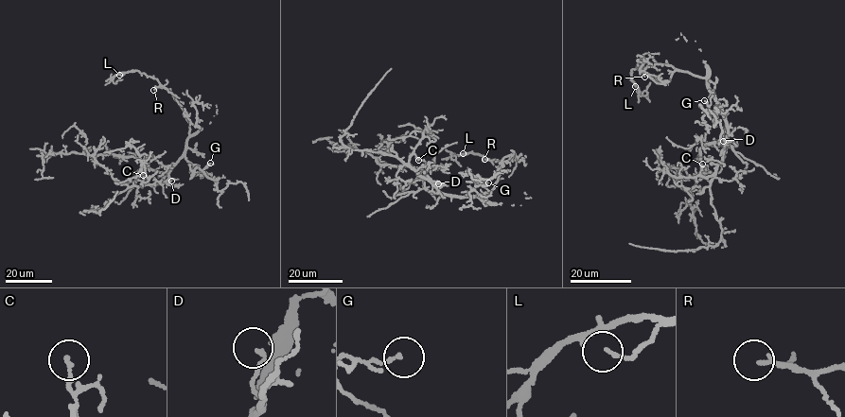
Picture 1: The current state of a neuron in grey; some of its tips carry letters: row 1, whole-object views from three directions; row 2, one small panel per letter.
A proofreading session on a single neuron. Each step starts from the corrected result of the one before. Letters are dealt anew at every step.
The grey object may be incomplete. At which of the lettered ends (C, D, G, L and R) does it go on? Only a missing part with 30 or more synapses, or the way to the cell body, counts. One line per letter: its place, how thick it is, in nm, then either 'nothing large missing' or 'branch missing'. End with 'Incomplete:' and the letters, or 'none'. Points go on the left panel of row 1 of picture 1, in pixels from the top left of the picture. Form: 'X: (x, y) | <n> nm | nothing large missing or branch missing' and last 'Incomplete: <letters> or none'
C: (143, 175) | 140 nm | nothing large missing
D: (171, 181) | 150 nm | nothing large missing
G: (210, 163) | 120 nm | nothing large missing
L: (119, 75) | 110 nm | nothing large missing
R: (153, 90) | 120 nm | branch missing
Incomplete: R

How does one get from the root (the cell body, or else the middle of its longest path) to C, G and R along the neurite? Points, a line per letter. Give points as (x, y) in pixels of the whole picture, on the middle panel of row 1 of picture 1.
C: (444, 193), (409, 165), (411, 155), (414, 154), (418, 160)
G: (444, 193), (464, 196), (473, 189), (475, 182), (488, 182)
R: (444, 193), (485, 198), (499, 180), (497, 175), (501, 163), (484, 159)

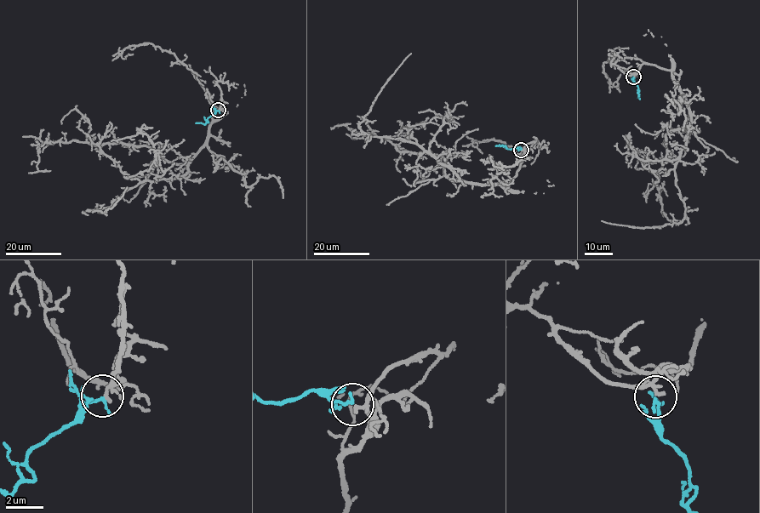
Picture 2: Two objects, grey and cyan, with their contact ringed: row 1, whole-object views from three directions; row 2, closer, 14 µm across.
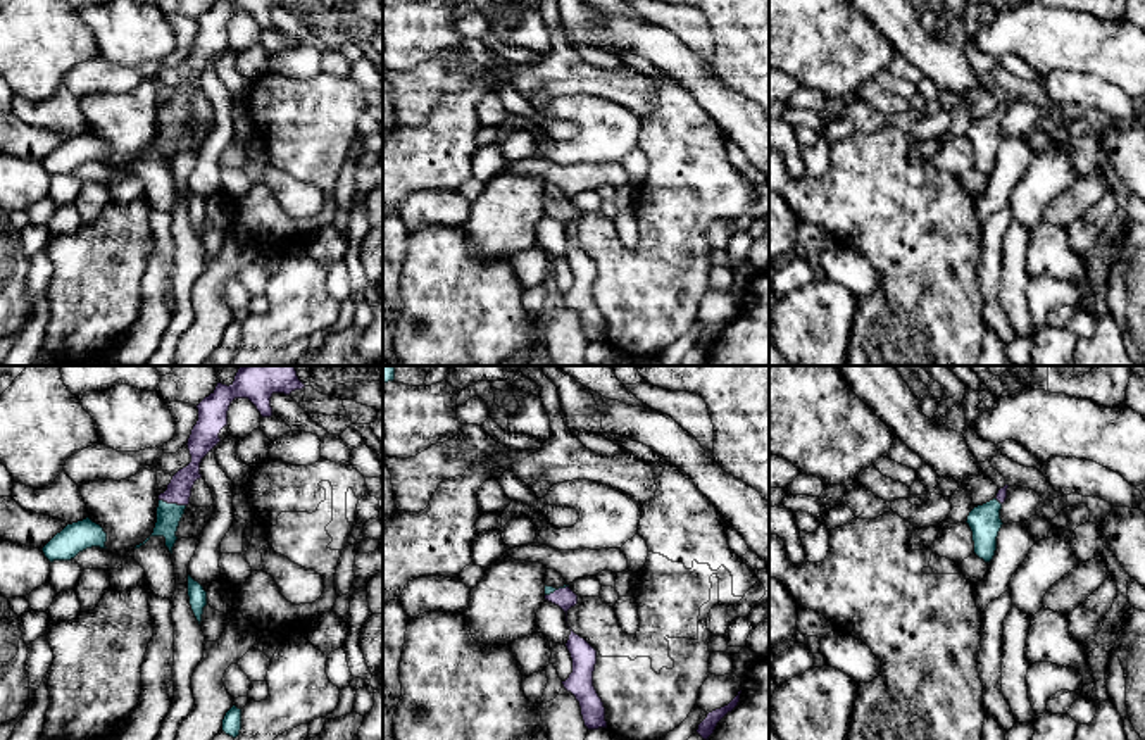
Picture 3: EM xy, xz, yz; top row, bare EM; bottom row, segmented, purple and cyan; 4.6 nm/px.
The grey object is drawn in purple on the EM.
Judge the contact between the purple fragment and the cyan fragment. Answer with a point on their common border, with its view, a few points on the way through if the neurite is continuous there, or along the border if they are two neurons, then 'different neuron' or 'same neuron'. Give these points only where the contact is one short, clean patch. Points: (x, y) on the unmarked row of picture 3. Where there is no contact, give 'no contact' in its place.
xy (173, 116) | across xy (178, 104), (173, 116), (168, 128) | same neuron

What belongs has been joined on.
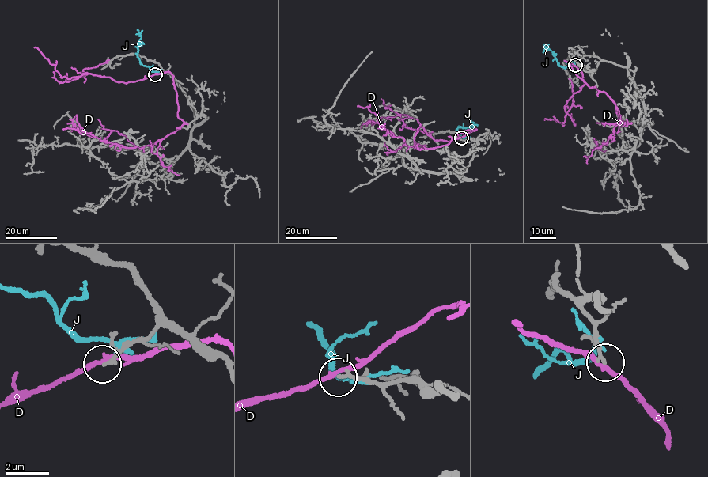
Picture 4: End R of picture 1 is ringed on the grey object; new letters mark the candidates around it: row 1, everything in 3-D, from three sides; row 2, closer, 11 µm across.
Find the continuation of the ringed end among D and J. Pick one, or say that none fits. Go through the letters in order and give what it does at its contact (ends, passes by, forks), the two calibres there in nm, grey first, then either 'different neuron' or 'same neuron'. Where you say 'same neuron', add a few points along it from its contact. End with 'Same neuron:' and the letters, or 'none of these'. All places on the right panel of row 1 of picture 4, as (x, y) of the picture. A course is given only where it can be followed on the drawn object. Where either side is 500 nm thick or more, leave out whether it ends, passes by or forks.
D: it forks | 150/160 nm | different neuron
J: it passes by | 160/200 nm | different neuron
Same neuron: none of these

